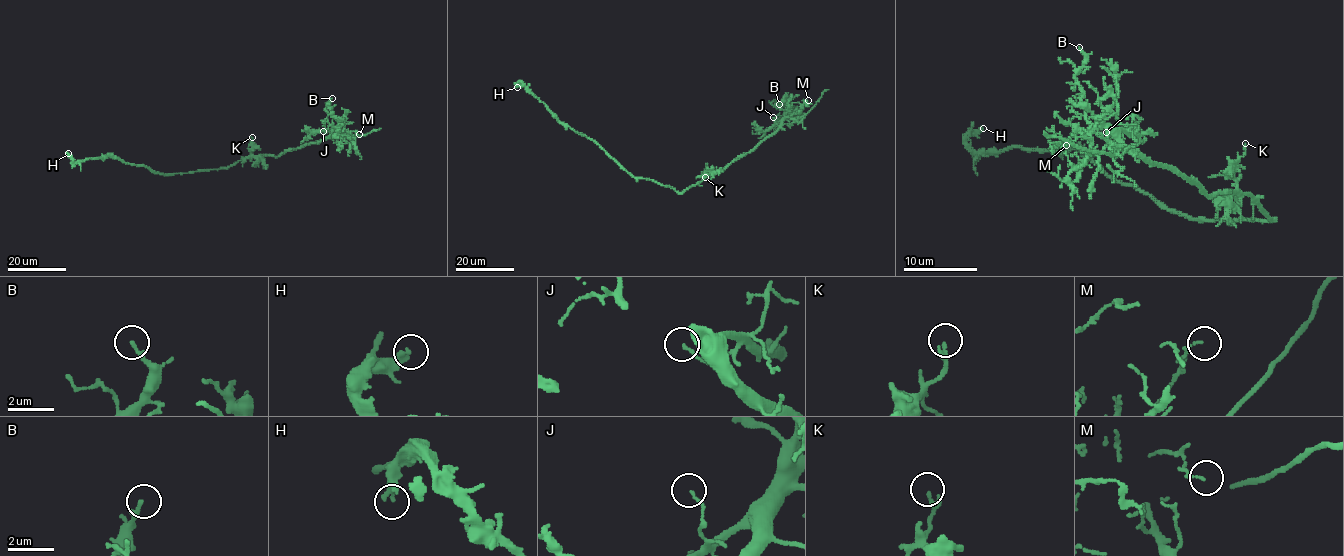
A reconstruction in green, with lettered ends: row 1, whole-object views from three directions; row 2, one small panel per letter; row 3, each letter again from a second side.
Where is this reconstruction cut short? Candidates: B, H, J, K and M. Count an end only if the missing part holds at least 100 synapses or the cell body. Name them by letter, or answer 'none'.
none

